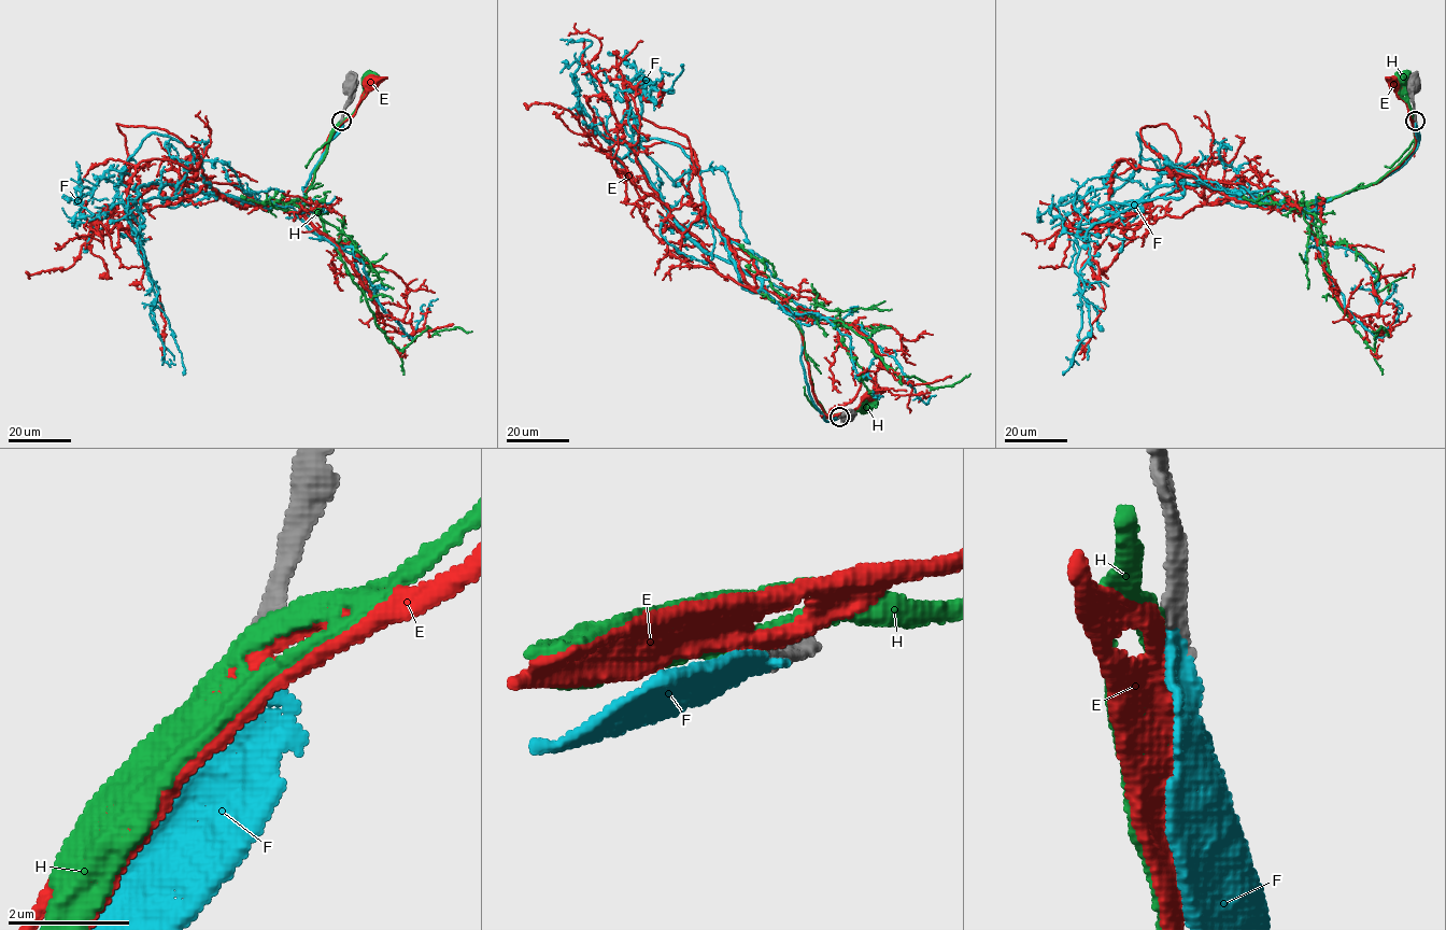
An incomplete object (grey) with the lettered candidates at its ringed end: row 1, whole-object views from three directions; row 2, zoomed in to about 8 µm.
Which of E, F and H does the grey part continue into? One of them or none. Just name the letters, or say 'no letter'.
F

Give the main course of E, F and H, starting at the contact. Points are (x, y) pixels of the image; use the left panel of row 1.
E: (341, 120), (354, 113), (370, 81)
F: (341, 120), (302, 201), (237, 206), (182, 142), (151, 132), (123, 171), (81, 188), (94, 214), (62, 208)
H: (341, 120), (350, 115), (359, 102), (366, 76)

